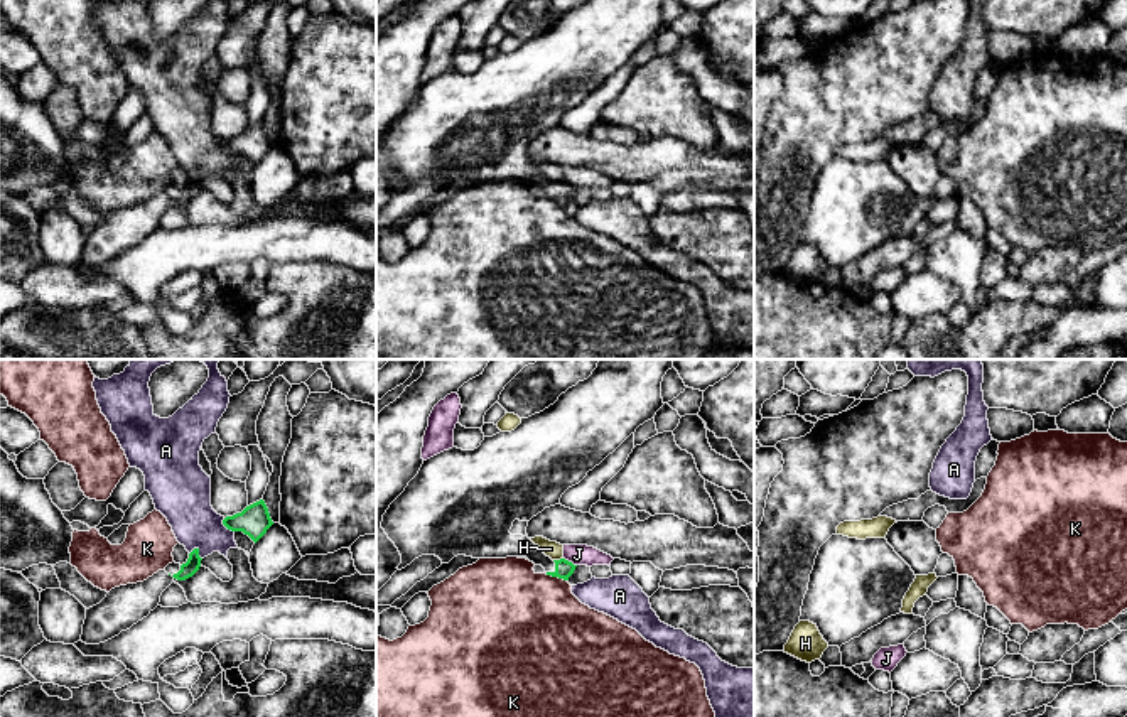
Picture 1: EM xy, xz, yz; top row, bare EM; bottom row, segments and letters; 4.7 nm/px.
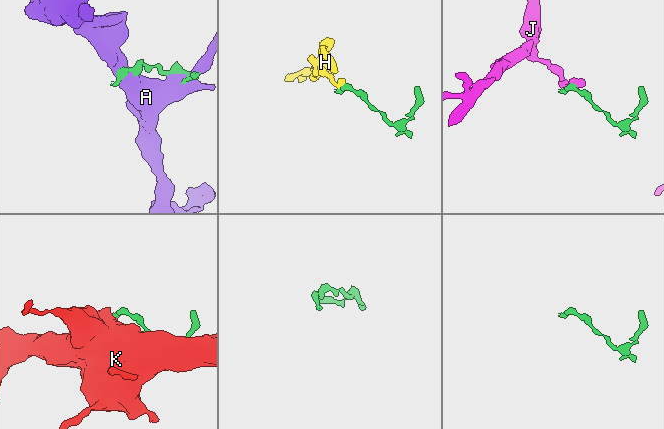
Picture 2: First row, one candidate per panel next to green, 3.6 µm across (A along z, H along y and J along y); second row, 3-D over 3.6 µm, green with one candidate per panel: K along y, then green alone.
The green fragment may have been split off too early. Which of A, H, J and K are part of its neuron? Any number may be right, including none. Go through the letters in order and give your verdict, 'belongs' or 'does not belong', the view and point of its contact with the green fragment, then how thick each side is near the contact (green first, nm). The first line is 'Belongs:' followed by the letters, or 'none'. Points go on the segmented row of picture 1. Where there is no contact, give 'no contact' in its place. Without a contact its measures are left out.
Belongs: none
A: does not belong; meets green in xy at (198, 554); 70 nm thick on the green side, 240 nm on the other
H: does not belong; meets green in xz at (557, 560); 90 nm thick on the green side, 80 nm on the other
J: does not belong; meets green in xz at (571, 562); 90 nm thick on the green side, 100 nm on the other
K: does not belong; meets green in xz at (555, 576); 90 nm thick on the green side, 460 nm on the other

